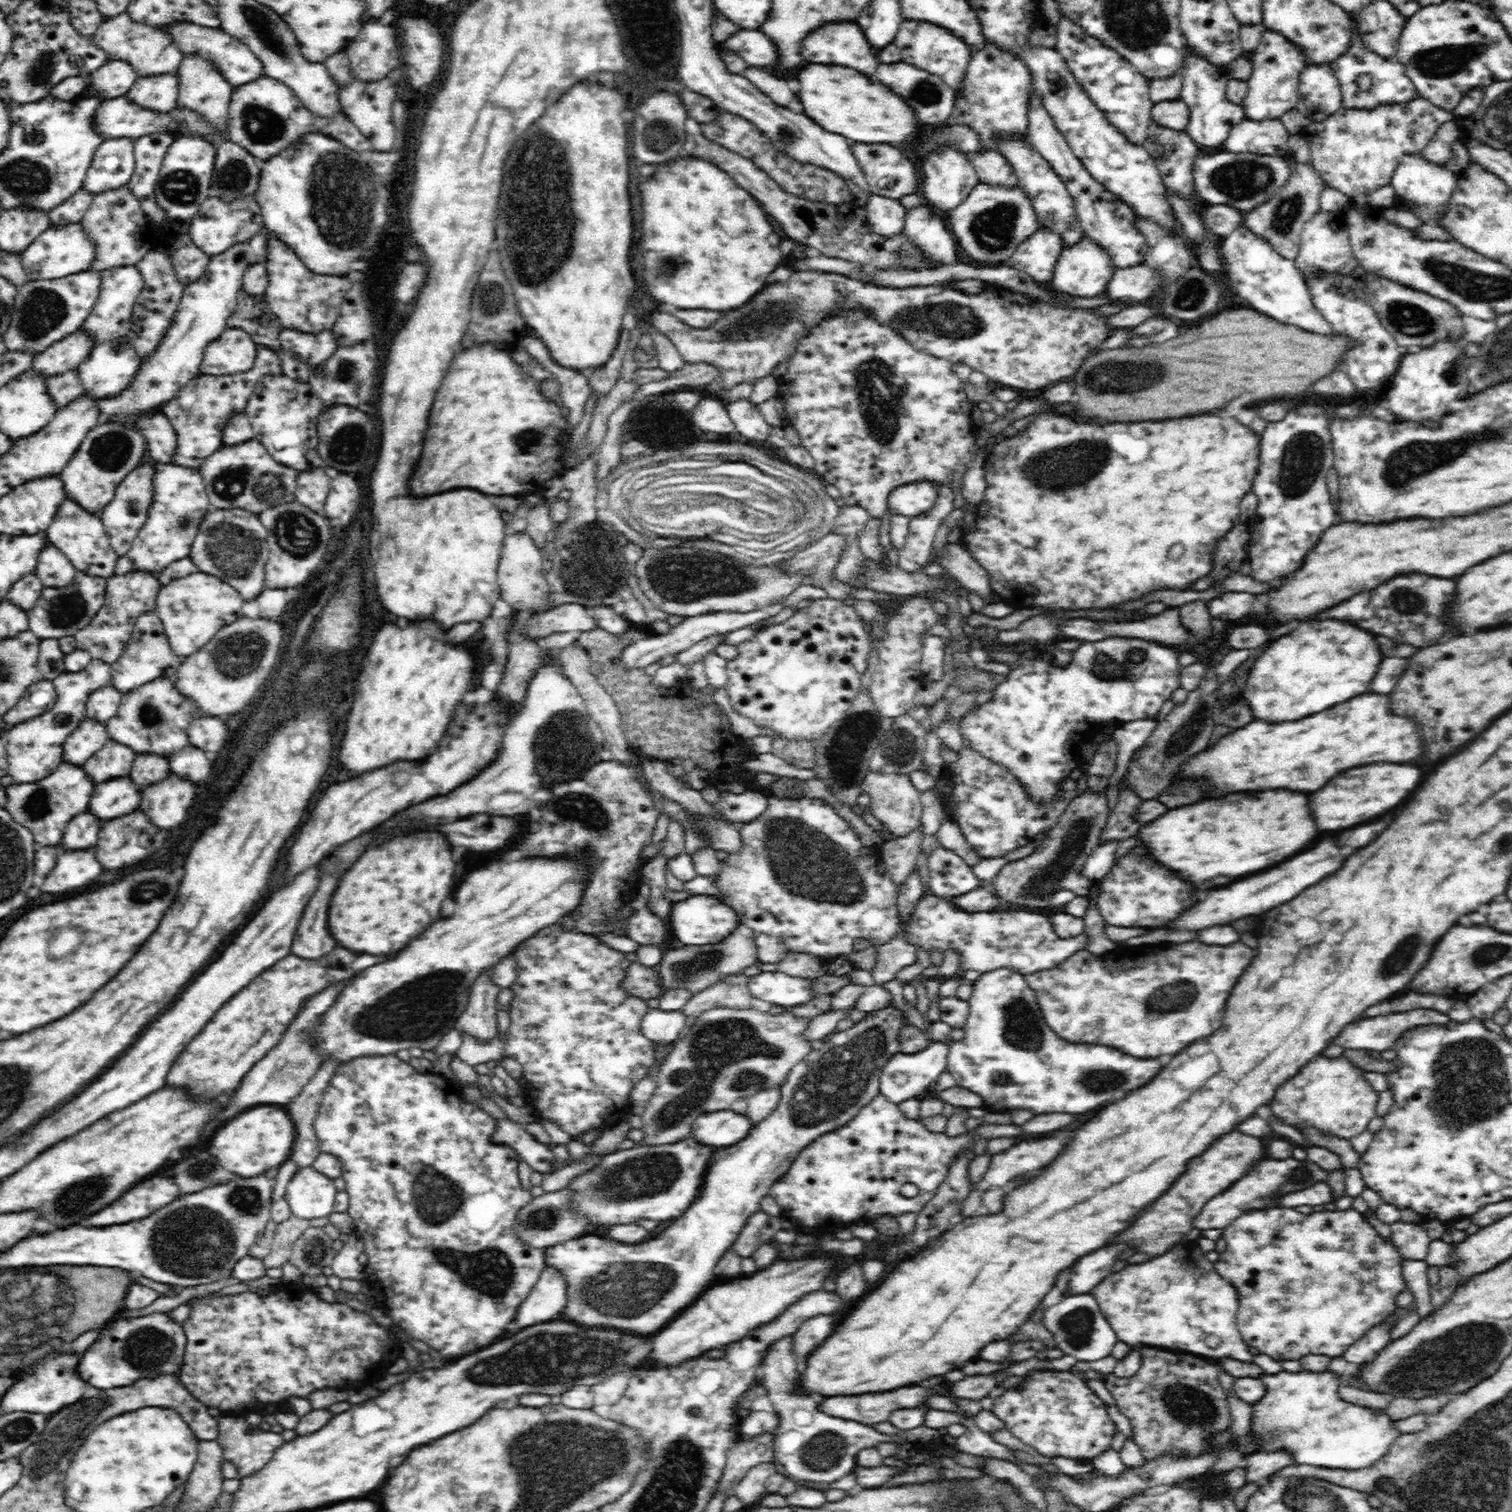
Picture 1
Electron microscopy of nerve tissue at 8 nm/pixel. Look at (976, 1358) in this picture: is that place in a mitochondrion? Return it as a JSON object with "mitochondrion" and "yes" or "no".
{"mitochondrion":"no"}

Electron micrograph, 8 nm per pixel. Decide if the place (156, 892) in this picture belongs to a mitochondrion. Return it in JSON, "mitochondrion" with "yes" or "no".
{"mitochondrion":"yes"}

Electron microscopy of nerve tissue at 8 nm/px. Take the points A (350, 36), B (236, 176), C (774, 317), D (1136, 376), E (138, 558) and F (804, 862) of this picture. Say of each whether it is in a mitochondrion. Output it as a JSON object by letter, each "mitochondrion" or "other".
{"A":"other","B":"mitochondrion","C":"mitochondrion","D":"mitochondrion","E":"other","F":"mitochondrion"}

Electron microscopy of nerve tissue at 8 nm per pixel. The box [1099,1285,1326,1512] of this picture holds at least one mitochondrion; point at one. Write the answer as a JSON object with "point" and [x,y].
{"point":[1197,1412]}

